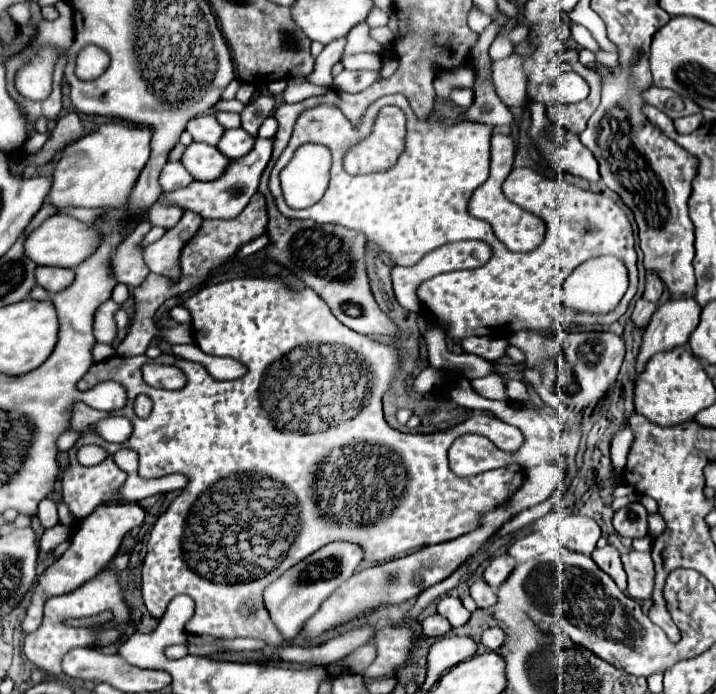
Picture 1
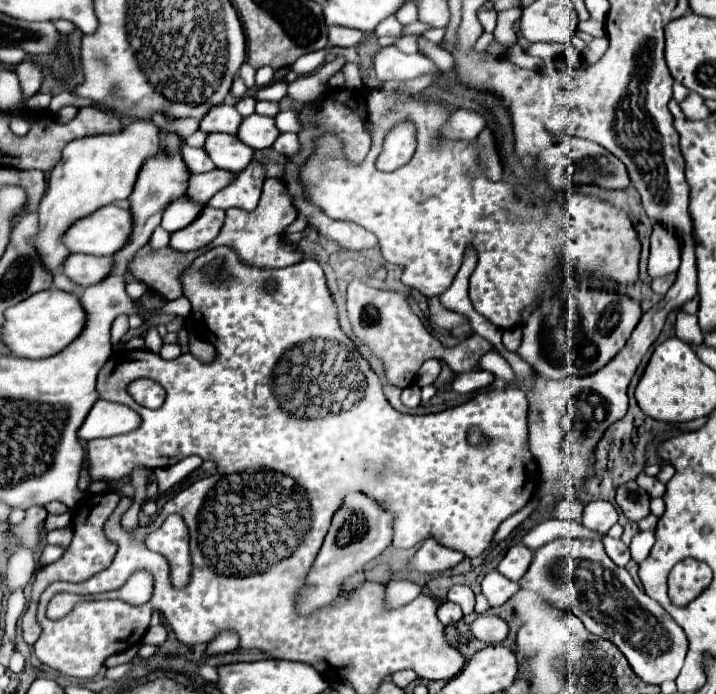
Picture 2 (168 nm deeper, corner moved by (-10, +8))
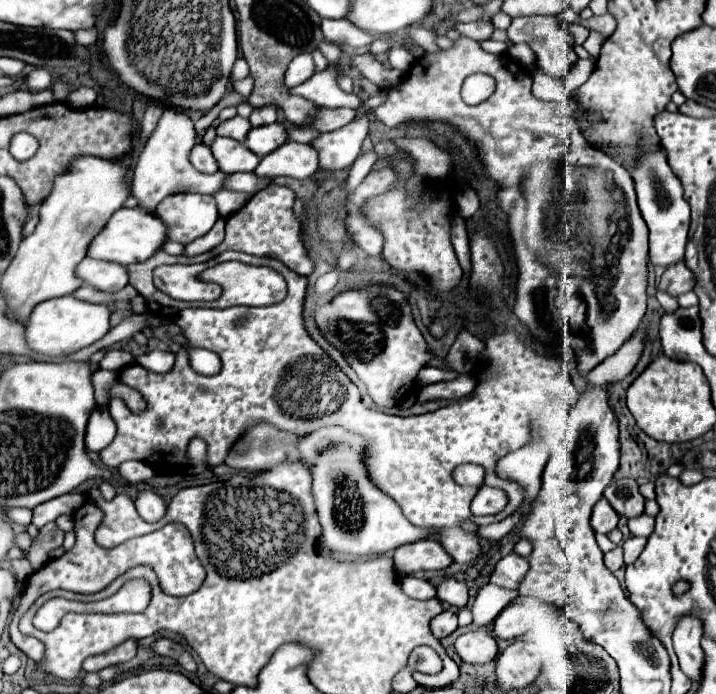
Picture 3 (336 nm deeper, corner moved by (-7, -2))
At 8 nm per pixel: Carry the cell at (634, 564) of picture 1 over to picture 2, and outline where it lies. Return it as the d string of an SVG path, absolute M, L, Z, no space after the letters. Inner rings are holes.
M647 530L647 532L637 532L637 534L631 538L631 544L629 544L629 548L631 548L631 558L633 558L635 562L643 562L643 560L649 556L653 544L655 544L655 534L653 534L651 530Z

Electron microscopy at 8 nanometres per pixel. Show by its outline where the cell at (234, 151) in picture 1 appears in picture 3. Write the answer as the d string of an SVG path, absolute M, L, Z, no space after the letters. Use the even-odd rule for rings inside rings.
M278 122L268 124L268 126L258 126L252 128L246 136L246 148L252 150L256 156L266 156L268 152L276 150L280 144L286 142L286 128Z

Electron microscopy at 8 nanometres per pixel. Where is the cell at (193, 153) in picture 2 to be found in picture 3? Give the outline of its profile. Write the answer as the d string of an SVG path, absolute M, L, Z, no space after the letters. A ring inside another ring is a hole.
M196 144L192 148L190 162L198 172L204 172L204 174L214 174L218 170L216 160L214 160L214 156L212 156L212 152L210 152L210 148L206 144Z

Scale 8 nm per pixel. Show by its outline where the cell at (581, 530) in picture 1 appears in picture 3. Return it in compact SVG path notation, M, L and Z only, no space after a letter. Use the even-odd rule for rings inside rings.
M600 498L596 502L596 506L592 508L592 518L590 518L590 526L594 532L602 532L602 534L608 534L616 528L620 516L616 514L616 510L608 504L606 498Z

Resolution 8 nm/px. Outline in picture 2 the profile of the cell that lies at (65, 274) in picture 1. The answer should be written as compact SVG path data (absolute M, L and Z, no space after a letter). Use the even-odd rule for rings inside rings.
M71 254L63 264L63 274L67 274L79 286L91 286L103 282L113 270L113 258L91 256L91 254Z

